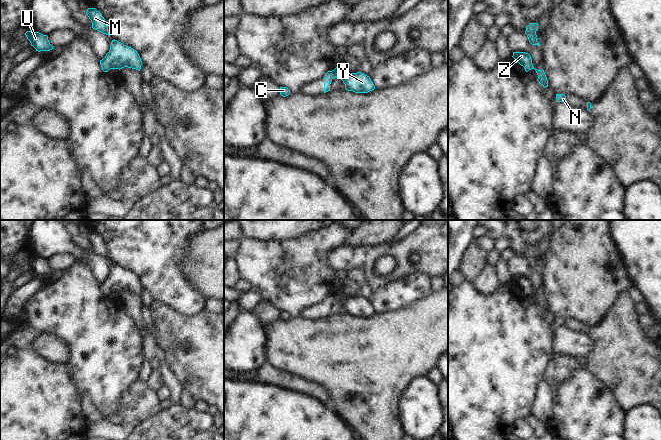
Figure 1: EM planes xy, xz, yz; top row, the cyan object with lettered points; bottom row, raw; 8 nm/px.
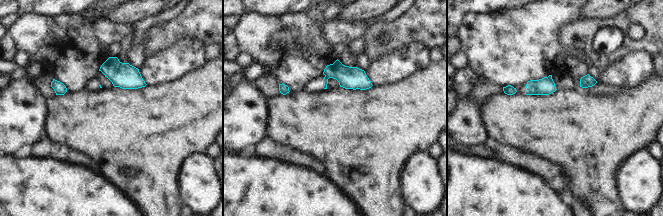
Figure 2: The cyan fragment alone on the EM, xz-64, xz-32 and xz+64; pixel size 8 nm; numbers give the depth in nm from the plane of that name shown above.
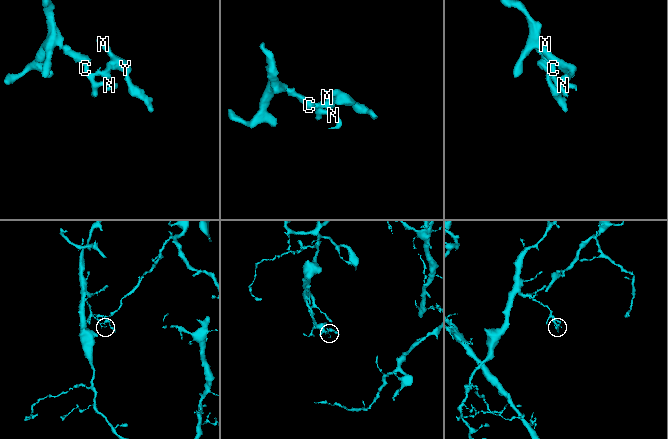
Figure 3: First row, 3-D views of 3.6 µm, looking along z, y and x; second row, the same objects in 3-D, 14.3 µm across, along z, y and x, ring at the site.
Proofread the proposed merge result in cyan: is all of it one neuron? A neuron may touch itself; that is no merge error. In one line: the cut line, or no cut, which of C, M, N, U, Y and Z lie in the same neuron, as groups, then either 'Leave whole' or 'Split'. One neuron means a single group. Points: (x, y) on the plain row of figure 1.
No split. Groups: C M N U Y Z. Leave whole.

